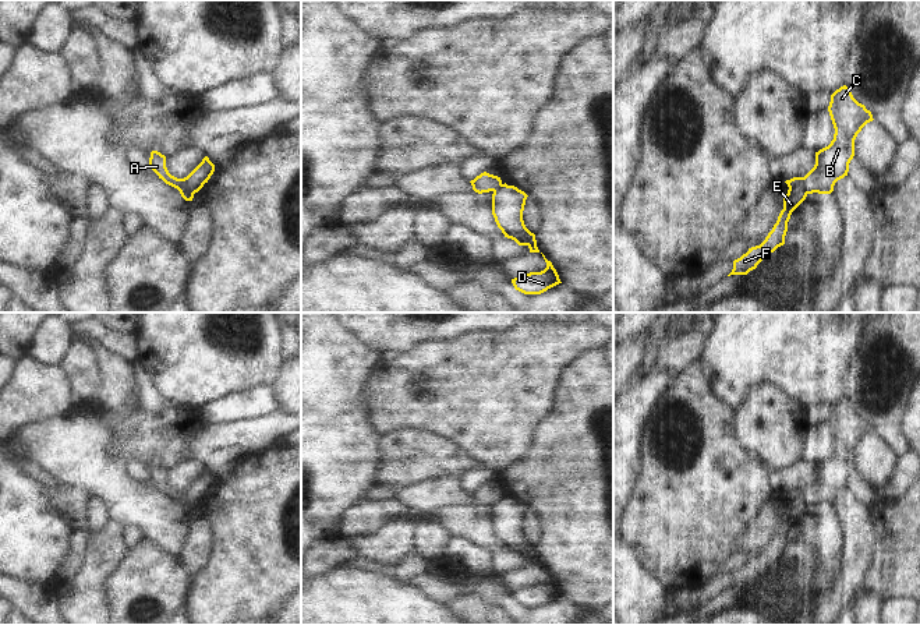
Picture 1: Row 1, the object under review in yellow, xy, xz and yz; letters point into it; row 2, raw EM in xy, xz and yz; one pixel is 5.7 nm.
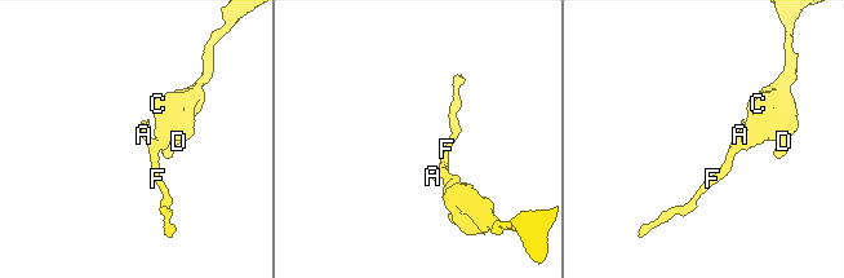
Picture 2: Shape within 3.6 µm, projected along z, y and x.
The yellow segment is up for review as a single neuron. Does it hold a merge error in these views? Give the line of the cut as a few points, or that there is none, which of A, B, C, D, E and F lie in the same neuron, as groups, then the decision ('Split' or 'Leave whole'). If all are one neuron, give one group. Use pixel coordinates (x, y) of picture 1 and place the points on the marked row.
Split along xy (183, 179), (183, 183), (193, 194). Groups: A E F / B C D. Split.

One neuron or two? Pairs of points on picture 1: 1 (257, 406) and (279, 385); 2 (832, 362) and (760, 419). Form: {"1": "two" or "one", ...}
{"1": "two", "2": "two"}

